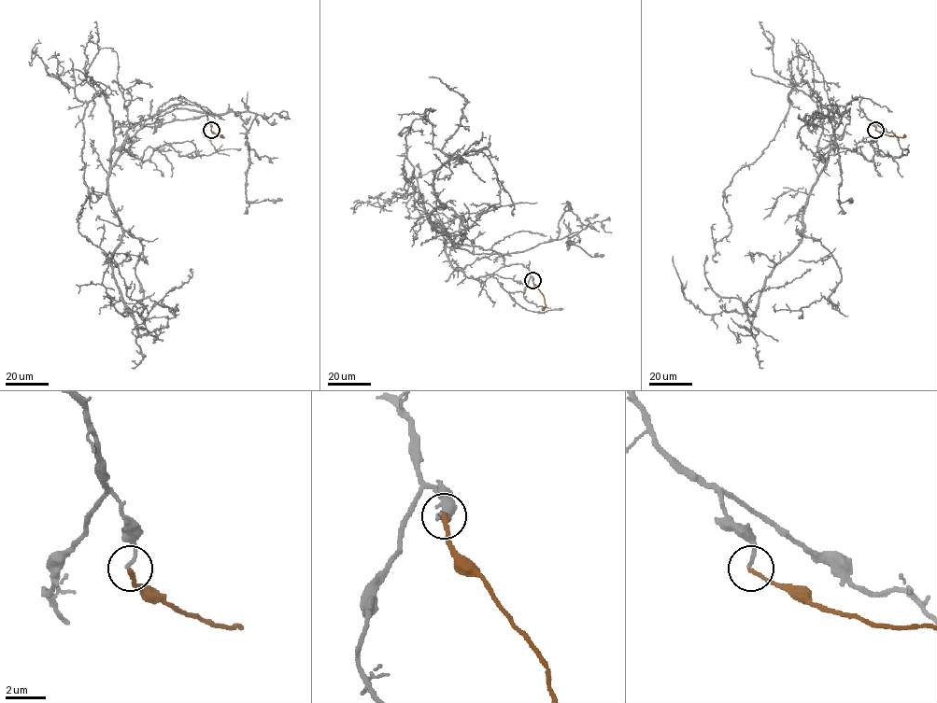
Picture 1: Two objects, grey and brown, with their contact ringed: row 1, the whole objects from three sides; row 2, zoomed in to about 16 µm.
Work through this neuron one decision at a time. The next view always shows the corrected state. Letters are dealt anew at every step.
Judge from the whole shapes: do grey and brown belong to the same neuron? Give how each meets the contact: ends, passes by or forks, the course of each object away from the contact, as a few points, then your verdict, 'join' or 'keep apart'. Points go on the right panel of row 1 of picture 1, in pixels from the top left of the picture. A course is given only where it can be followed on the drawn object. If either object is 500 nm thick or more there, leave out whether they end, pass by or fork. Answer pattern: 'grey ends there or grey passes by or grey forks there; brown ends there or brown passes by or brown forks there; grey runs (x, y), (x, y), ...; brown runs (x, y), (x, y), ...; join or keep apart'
grey ends there; brown ends there; grey runs (875, 129), (853, 99), (801, 241), (751, 316), (704, 315), (683, 295), (673, 256); brown runs (875, 130), (888, 135), (903, 137), (904, 134); keep apart

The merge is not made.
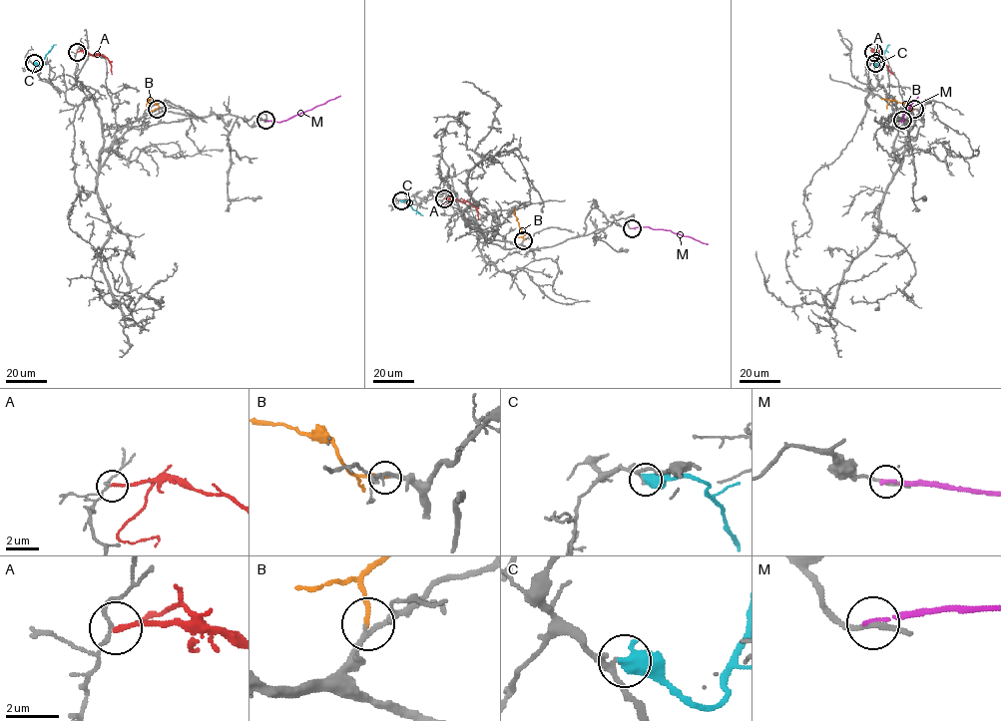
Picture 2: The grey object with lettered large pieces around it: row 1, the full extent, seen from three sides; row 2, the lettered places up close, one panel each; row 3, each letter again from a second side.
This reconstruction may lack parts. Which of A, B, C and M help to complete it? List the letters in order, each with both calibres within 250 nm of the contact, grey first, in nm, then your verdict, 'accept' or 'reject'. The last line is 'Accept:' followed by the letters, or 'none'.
A: 110 nm thick on the grey side, 180 nm on the other; reject
B: 200 nm thick on the grey side, 180 nm on the other; accept
C: 160 nm thick on the grey side, 700 nm on the other; reject
M: 180 nm thick on the grey side, 180 nm on the other; reject
Accept: B

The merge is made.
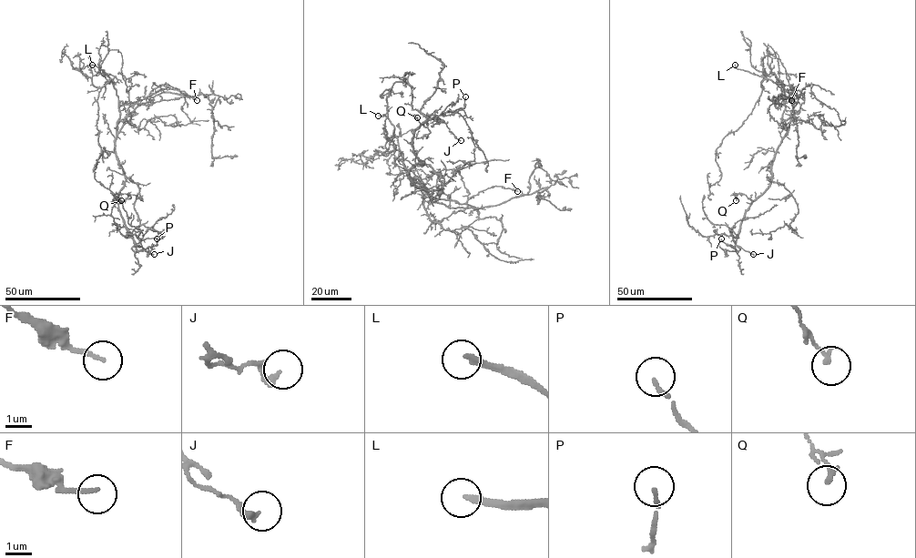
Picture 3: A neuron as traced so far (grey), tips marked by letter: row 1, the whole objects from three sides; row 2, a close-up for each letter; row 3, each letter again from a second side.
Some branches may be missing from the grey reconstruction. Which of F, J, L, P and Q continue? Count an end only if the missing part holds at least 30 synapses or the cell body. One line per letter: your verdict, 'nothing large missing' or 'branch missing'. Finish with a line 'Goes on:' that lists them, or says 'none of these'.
F: nothing large missing
J: nothing large missing
L: branch missing
P: nothing large missing
Q: nothing large missing
Goes on: L

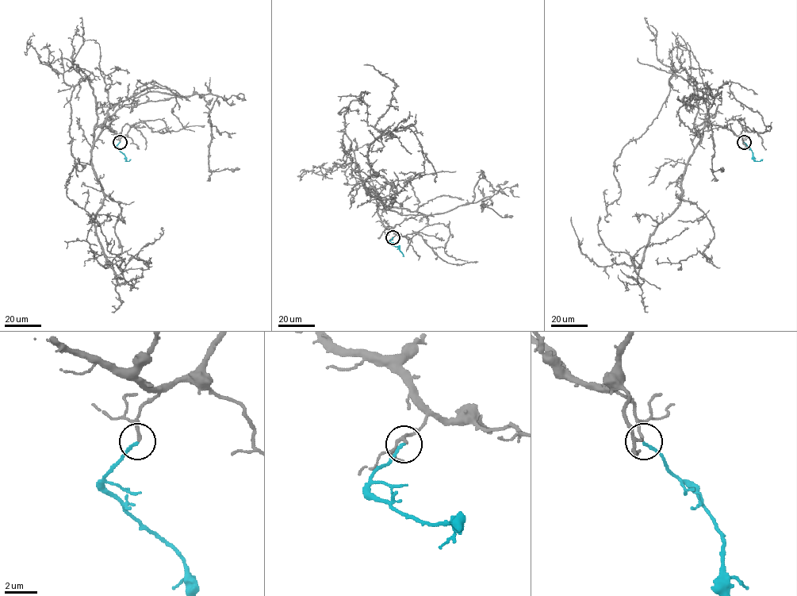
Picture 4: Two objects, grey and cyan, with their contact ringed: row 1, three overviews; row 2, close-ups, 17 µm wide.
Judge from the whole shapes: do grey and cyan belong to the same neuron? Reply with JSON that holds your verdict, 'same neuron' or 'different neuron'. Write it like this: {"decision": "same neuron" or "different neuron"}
{"decision": "same neuron"}

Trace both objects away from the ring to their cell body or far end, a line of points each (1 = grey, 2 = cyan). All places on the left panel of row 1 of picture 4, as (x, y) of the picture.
1: (120, 142), (104, 124), (92, 148), (105, 196), (95, 219), (101, 265), (119, 267), (90, 217)
2: (120, 142), (116, 147), (124, 155), (126, 161), (131, 159)

